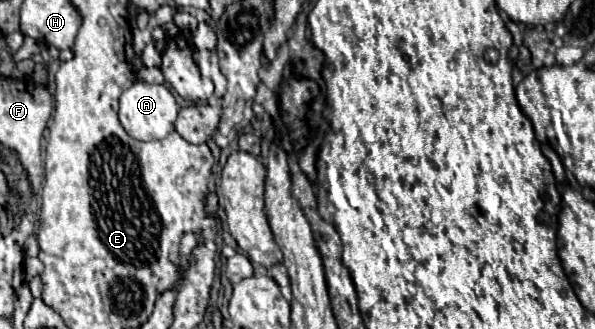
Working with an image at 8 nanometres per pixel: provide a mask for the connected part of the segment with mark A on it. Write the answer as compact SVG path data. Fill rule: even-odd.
M136 81L130 89L126 89L120 95L118 119L126 129L126 133L138 141L164 139L170 131L174 131L176 115L178 115L178 105L166 85L150 85L144 81Z

